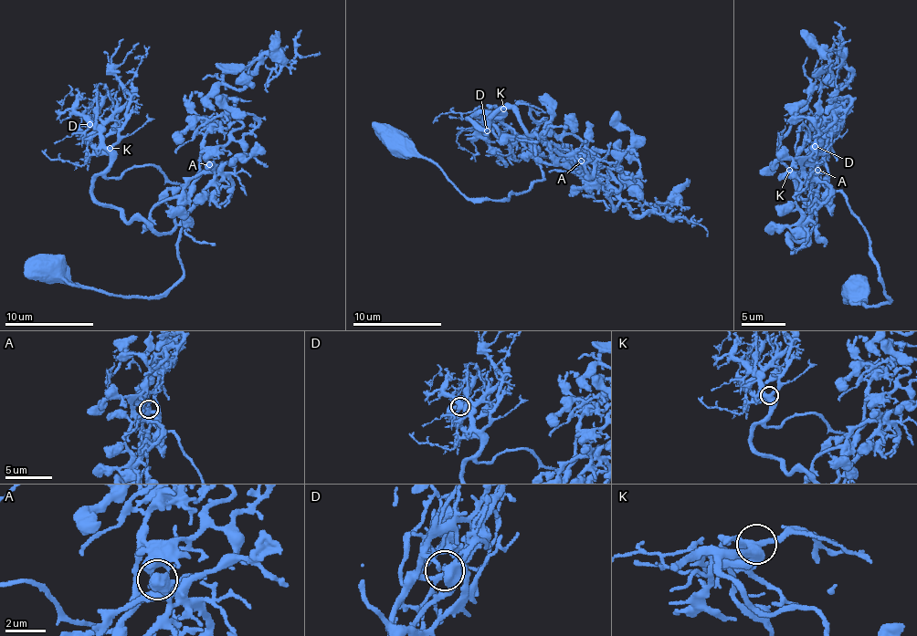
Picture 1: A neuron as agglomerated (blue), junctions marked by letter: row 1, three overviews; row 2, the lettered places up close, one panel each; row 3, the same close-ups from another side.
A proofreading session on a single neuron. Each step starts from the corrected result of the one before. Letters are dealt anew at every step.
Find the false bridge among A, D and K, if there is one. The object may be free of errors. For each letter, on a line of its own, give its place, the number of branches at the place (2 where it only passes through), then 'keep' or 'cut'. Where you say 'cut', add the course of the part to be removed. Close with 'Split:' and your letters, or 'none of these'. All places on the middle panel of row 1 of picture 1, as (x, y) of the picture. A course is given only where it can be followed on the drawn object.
A: at (581, 161); 5 branches meet; cut; foreign part runs (581, 161), (607, 167), (620, 189), (604, 177), (598, 182), (633, 214), (685, 219), (697, 224), (702, 218)
D: at (487, 130); 4 branches meet; keep
K: at (503, 109); 5 branches meet; keep
Split: A

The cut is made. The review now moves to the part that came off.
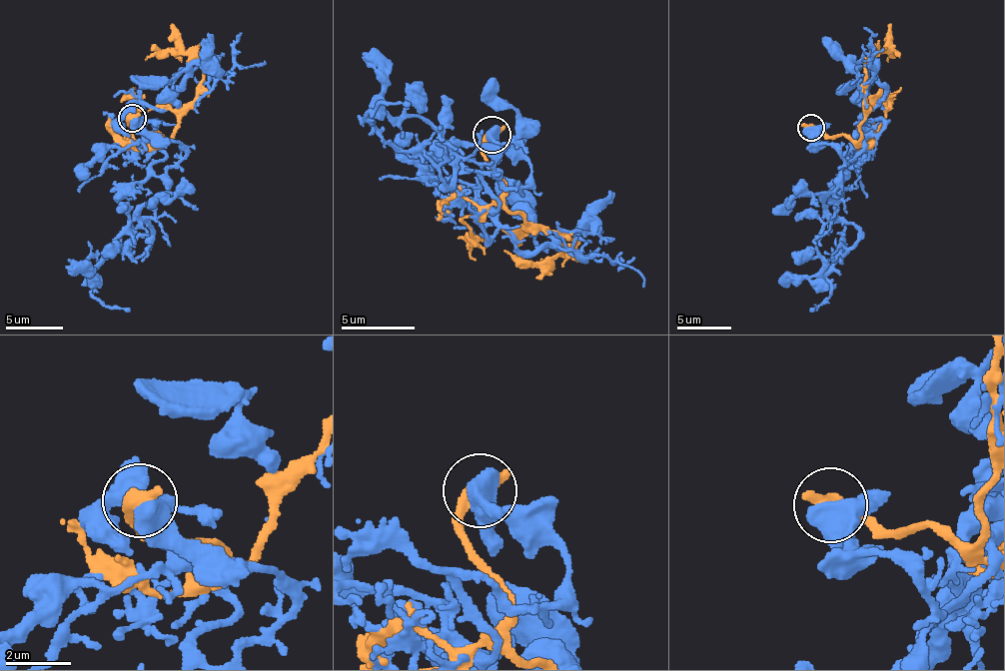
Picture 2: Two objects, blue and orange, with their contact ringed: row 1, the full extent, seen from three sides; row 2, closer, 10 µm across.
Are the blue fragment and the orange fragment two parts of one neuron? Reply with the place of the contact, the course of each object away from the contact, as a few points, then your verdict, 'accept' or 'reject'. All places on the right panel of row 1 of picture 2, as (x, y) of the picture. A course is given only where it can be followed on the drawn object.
place (810, 128); course blue (811, 127), (837, 153), (839, 175), (885, 93), (862, 28); course orange (811, 127), (858, 139), (864, 116), (863, 62), (880, 51), (892, 52), (887, 61); reject

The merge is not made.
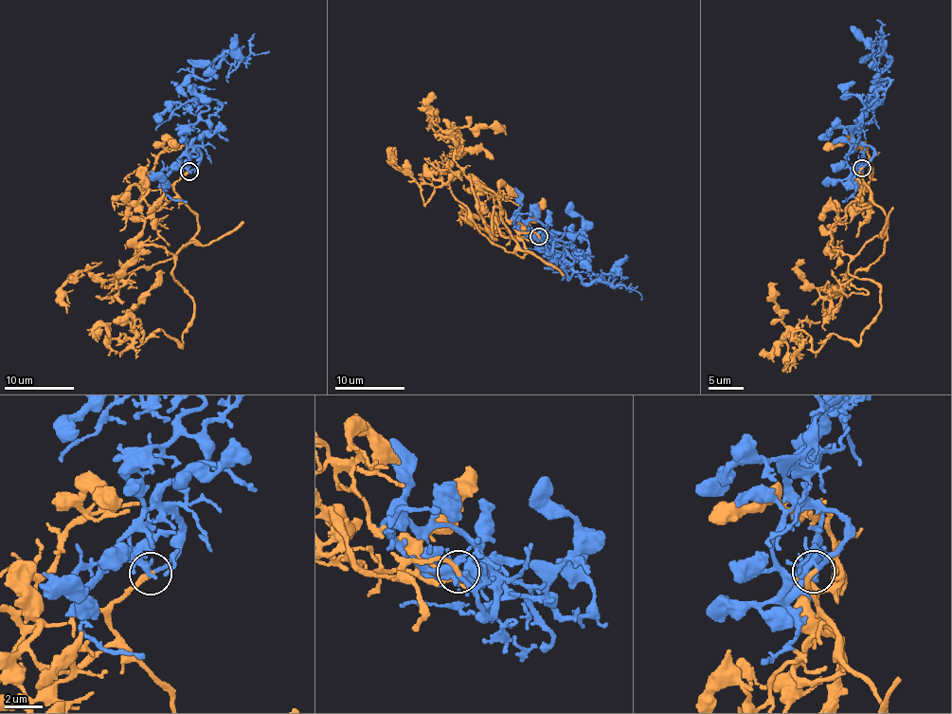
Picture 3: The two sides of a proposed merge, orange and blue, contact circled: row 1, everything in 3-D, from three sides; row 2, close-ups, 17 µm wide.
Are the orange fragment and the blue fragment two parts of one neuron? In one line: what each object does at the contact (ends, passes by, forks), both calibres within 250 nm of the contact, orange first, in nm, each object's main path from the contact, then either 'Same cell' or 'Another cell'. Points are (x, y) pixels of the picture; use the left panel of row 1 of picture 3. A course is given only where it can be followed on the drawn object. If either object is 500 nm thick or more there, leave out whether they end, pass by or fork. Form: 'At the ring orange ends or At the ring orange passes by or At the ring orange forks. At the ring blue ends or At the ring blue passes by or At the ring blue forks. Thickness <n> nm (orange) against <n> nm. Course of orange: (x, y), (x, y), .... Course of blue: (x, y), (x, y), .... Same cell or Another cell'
At the ring orange ends. At the ring blue forks. Thickness 280 nm (orange) against 190 nm. Course of orange: (189, 172), (174, 188), (198, 233), (172, 268), (193, 319), (179, 344), (143, 343), (128, 312), (165, 272). Course of blue: (189, 172), (208, 106), (190, 100), (186, 81), (206, 80), (230, 54), (249, 55), (255, 33). Same cell

